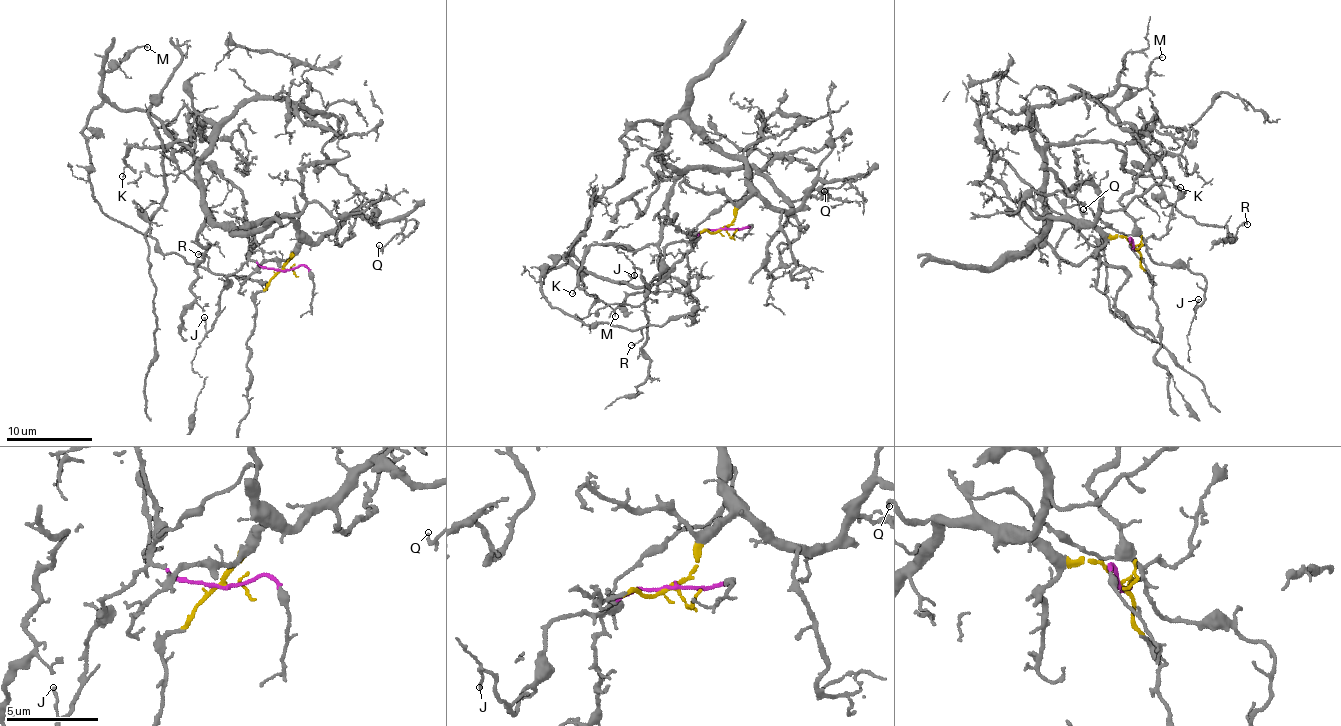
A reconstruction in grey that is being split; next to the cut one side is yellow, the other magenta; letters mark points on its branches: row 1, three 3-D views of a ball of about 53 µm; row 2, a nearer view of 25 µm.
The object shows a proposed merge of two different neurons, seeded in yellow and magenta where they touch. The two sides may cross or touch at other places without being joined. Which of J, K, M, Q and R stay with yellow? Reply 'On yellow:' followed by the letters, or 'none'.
On yellow: K, Q

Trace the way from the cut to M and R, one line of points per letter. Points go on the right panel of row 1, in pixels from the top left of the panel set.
M: (1133, 248), (1143, 243), (1120, 199), (1163, 144), (1145, 127), (1136, 134), (1120, 126), (1115, 109), (1162, 57)
R: (1133, 248), (1143, 243), (1120, 199), (1163, 144), (1143, 126), (1133, 135), (1178, 210), (1228, 238), (1247, 223)

